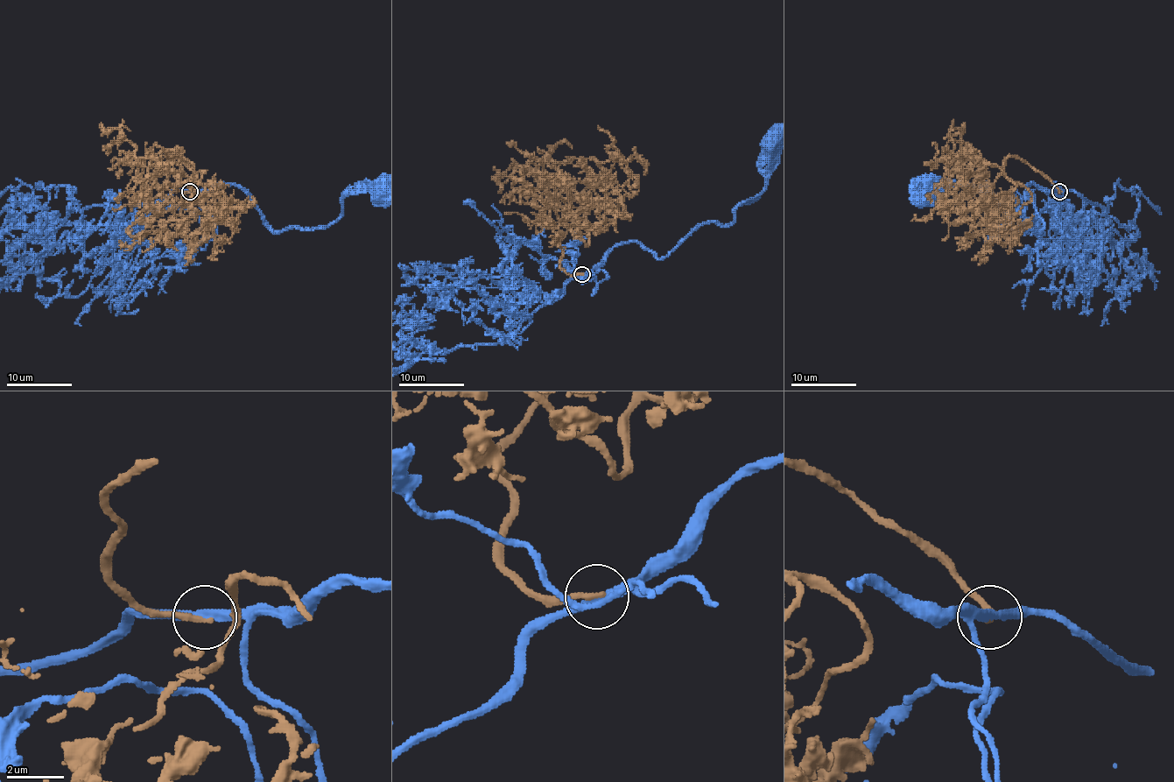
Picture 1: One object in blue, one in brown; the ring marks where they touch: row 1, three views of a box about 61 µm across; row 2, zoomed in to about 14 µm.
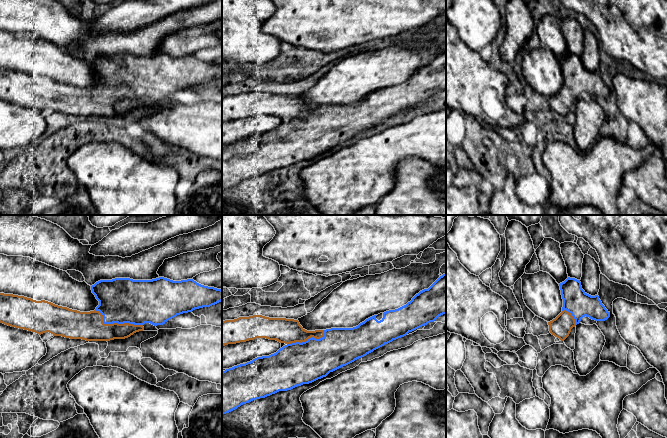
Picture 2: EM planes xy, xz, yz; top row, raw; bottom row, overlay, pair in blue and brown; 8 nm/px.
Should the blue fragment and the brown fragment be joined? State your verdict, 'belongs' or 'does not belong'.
belongs

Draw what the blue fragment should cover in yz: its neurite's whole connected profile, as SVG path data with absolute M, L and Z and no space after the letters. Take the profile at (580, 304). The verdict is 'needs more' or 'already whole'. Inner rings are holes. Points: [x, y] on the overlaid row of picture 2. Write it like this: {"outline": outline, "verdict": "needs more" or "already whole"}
{"outline": "M568 277L559 286L563 299L562 312L548 325L550 333L561 341L569 336L571 329L585 316L595 321L605 321L610 317L610 312L599 296L587 294L582 289L580 280Z", "verdict": "needs more"}

